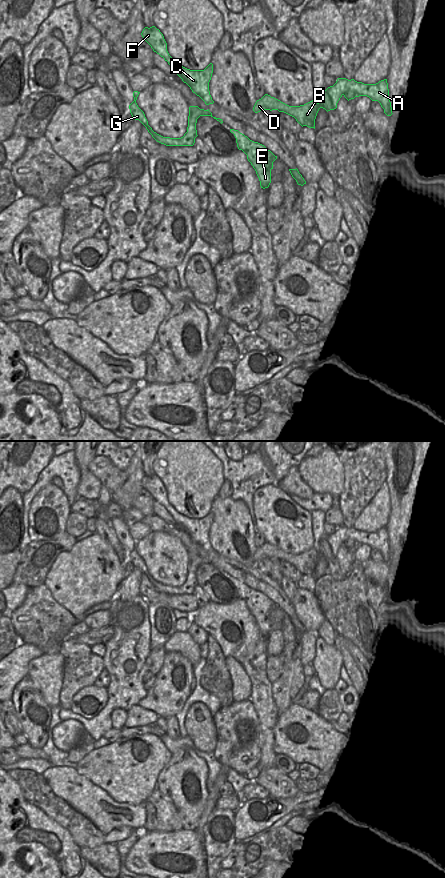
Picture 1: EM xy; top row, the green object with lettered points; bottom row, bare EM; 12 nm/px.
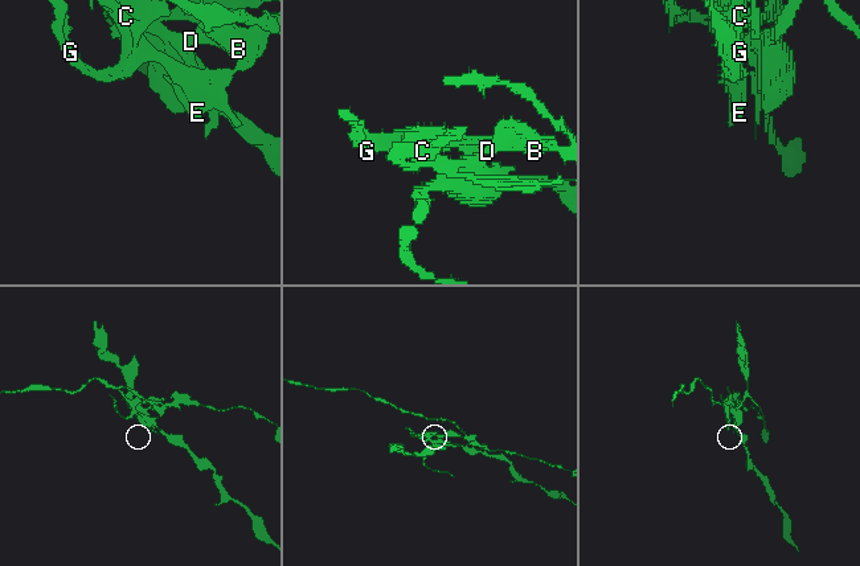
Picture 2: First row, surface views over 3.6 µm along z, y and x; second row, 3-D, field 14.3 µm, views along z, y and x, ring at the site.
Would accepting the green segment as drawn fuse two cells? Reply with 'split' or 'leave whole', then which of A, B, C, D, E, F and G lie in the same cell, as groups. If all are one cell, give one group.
split; A B C E F G / D

